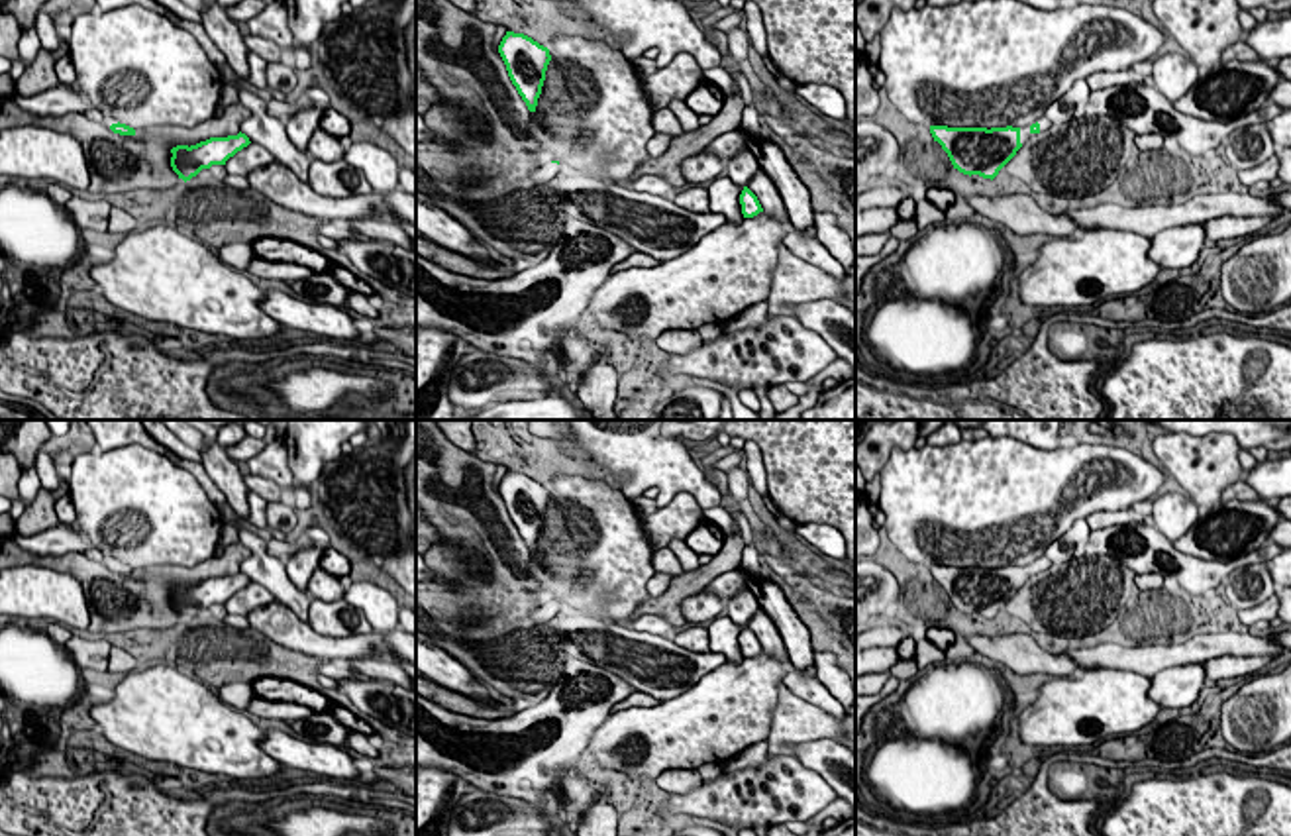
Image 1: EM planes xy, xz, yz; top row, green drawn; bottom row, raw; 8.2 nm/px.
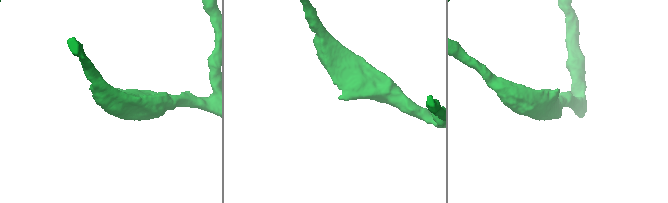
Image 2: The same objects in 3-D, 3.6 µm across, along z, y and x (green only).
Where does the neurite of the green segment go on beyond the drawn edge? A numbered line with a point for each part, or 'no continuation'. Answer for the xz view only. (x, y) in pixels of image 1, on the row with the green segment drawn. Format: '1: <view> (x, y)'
1: xz (548, 169)

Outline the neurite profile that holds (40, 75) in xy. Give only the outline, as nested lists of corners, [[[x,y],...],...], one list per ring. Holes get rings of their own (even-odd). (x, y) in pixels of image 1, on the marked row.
[[[43,47],[37,51],[37,57],[26,67],[24,75],[18,78],[18,94],[33,96],[37,92],[45,92],[49,88],[59,86],[59,78],[55,73],[55,57],[51,51]]]

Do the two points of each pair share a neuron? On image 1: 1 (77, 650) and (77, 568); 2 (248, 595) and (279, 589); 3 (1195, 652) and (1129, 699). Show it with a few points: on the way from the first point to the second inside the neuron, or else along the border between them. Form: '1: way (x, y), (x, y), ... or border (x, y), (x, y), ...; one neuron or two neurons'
1: border (87, 634), (103, 636); two neurons
2: border (252, 581), (258, 581), (275, 599); two neurons
3: border (1201, 662), (1162, 668), (1150, 678), (1135, 674); two neurons

